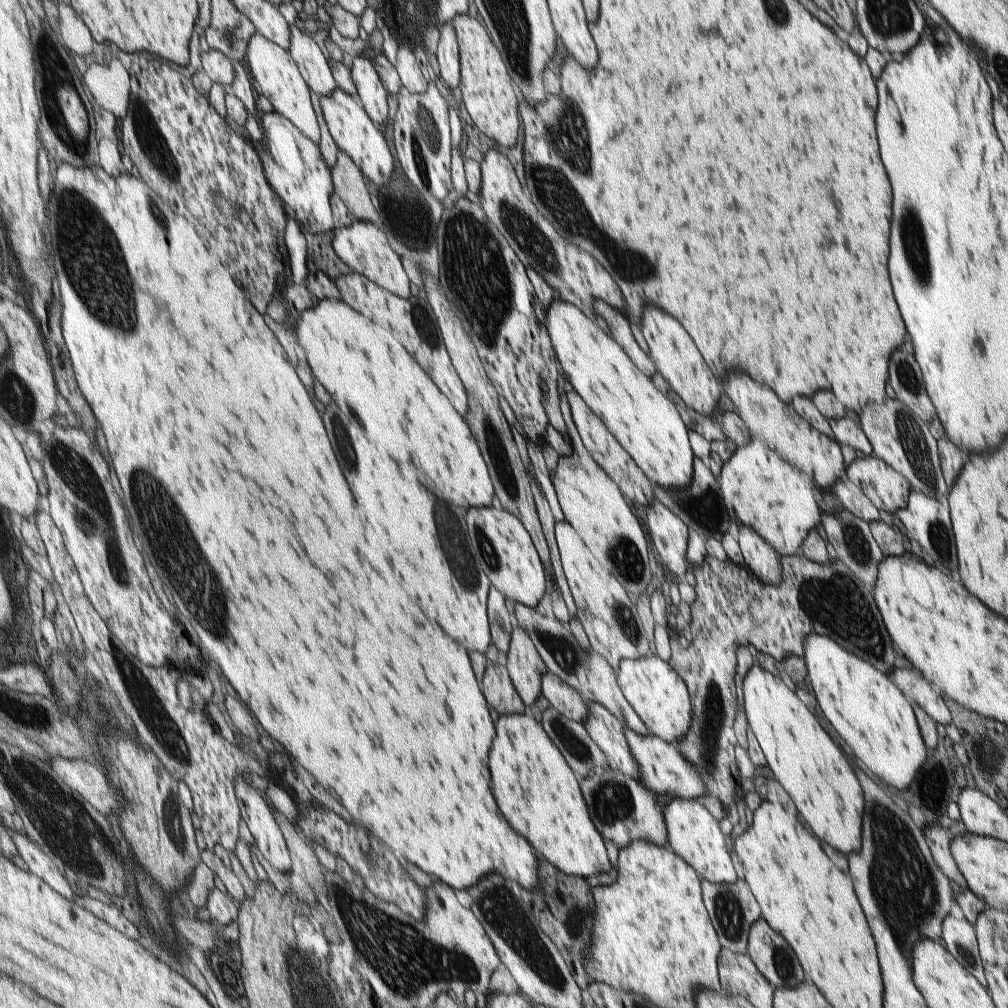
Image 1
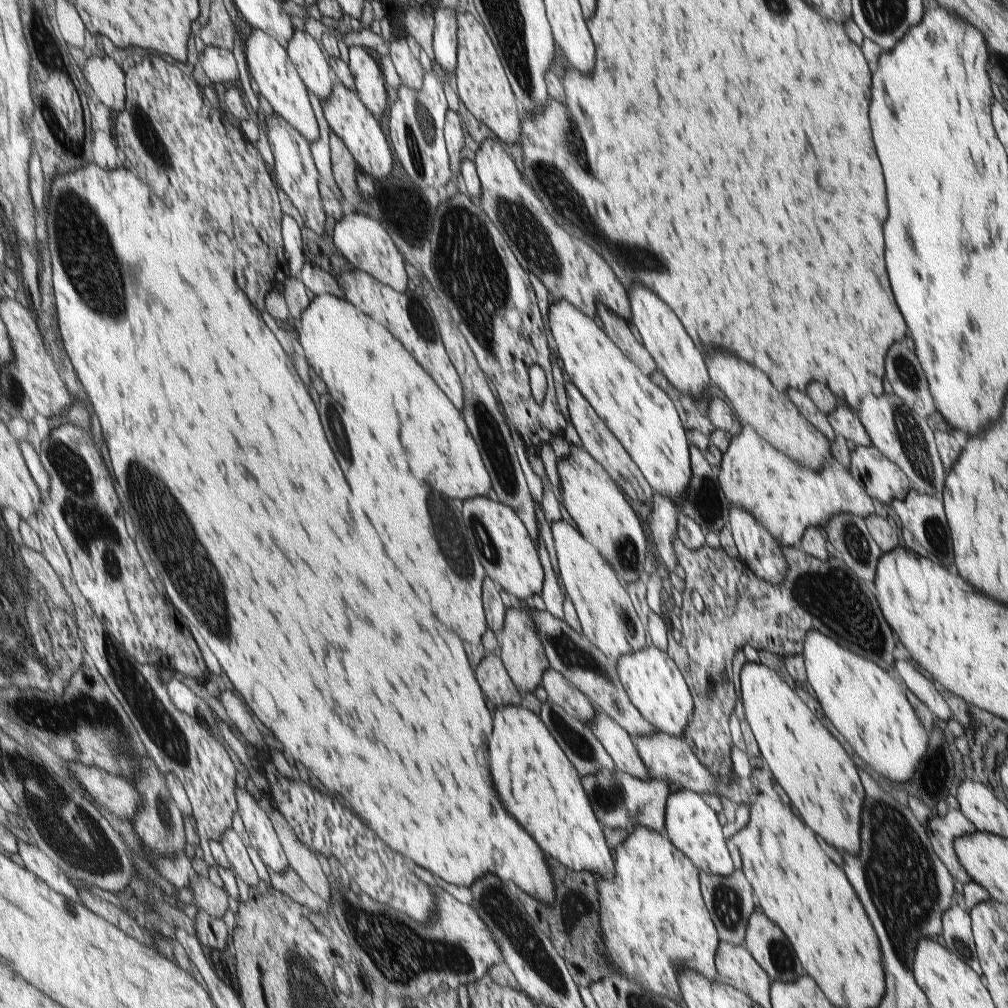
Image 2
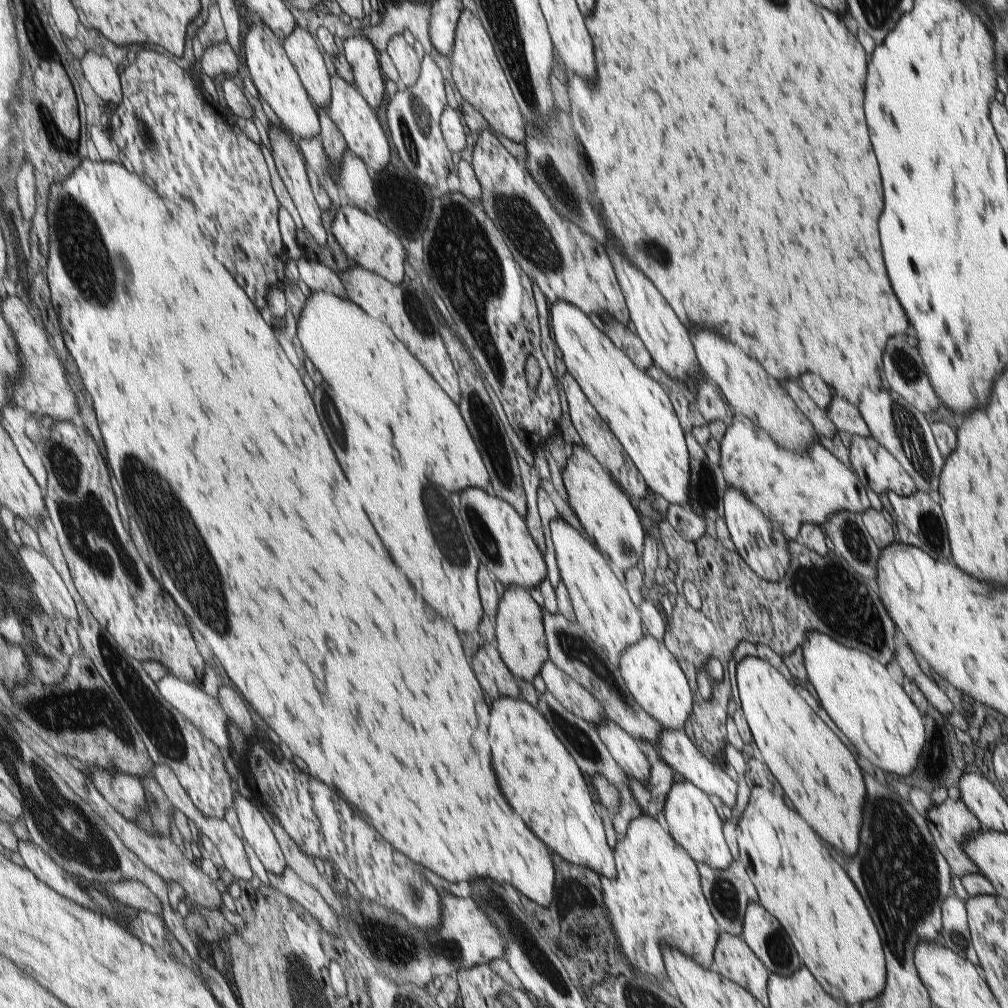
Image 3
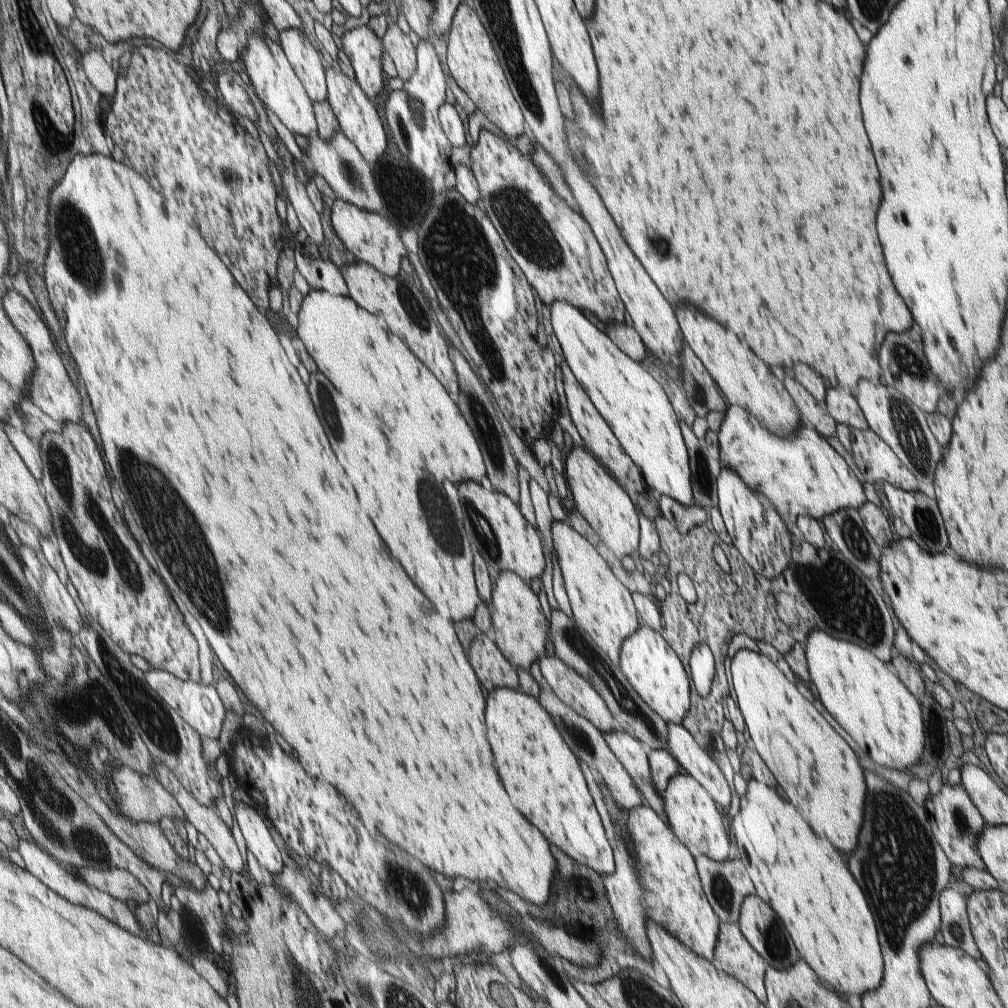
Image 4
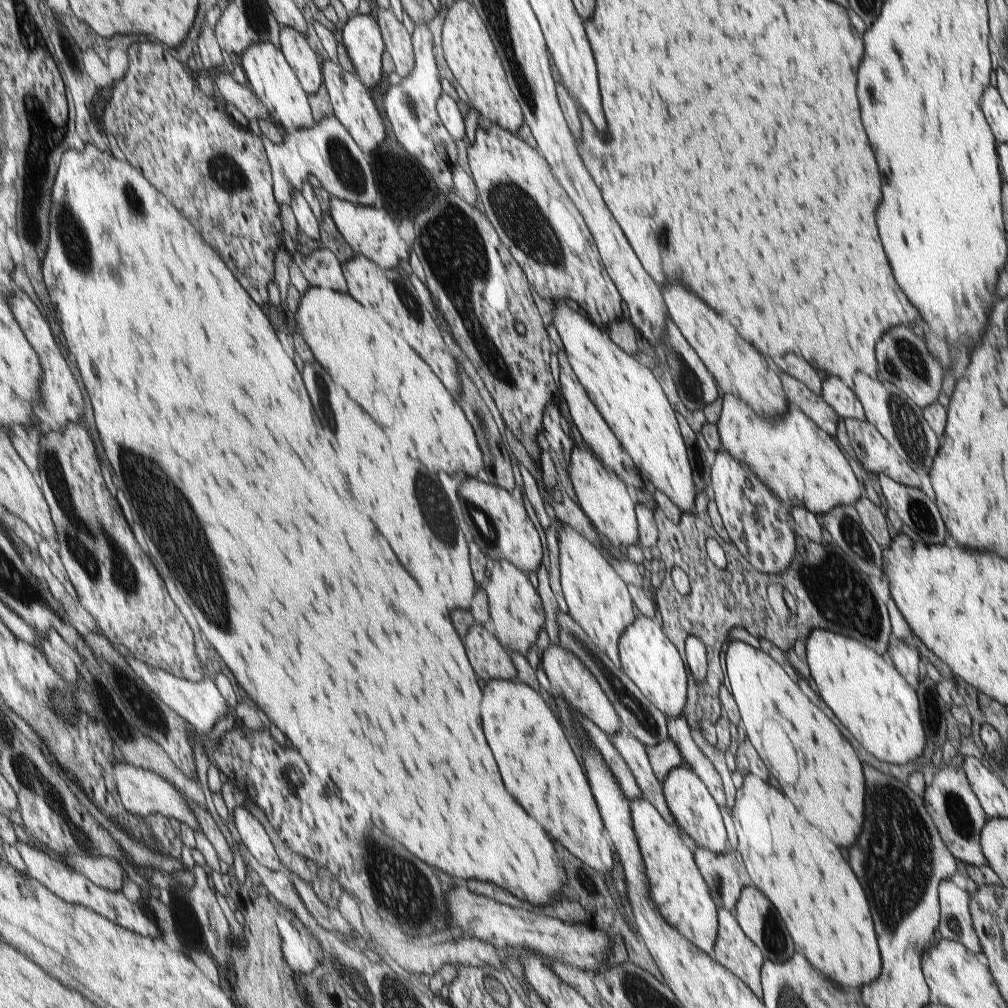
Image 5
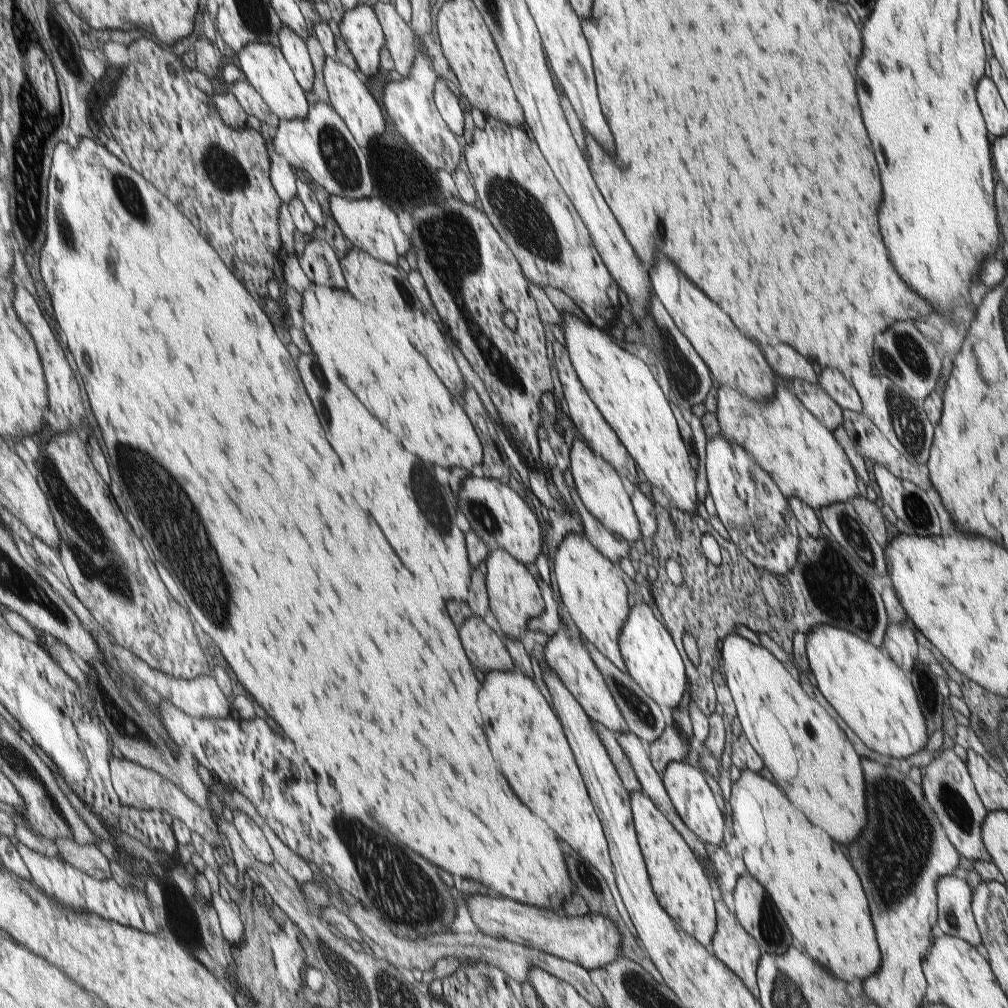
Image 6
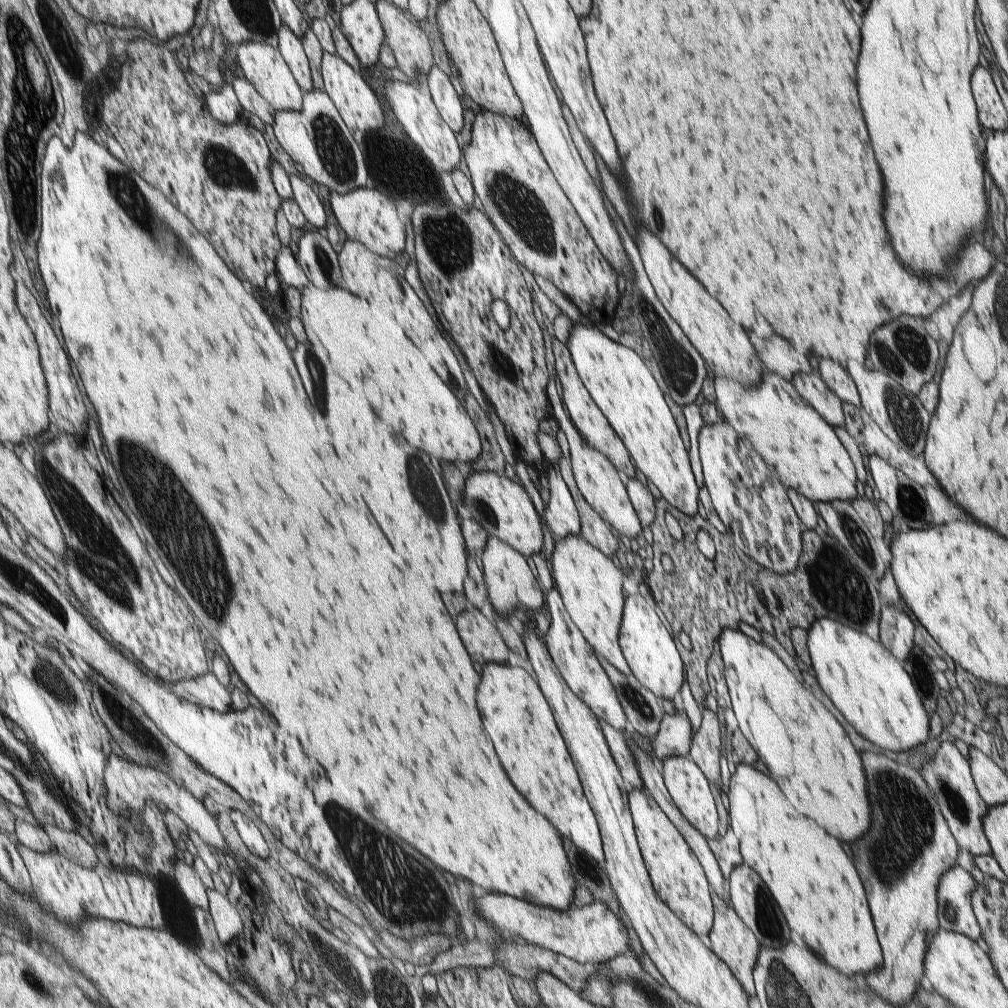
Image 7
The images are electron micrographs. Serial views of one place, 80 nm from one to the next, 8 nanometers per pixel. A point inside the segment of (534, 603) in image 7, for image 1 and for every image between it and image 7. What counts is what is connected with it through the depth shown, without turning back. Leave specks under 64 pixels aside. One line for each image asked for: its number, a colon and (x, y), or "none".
1: (524, 666)
2: (521, 652)
3: (520, 642)
4: (518, 626)
5: (514, 608)
6: (513, 598)

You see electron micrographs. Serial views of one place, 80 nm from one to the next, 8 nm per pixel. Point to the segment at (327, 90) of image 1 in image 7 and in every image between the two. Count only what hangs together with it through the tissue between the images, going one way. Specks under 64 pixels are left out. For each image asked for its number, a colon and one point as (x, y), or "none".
2: (308, 56)
3: (302, 48)
4: (301, 51)
5: (298, 52)
6: (294, 48)
7: (292, 47)

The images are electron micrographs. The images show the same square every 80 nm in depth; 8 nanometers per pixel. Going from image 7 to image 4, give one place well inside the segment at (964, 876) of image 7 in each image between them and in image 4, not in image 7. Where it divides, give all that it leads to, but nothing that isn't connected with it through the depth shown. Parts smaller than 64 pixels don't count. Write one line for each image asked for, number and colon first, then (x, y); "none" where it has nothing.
4: (953, 919)
5: (955, 923)
6: (954, 917)

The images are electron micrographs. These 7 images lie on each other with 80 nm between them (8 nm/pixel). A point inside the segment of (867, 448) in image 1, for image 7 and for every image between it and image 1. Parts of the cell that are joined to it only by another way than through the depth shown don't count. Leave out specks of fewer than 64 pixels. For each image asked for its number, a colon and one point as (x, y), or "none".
2: (844, 422)
3: (845, 417)
4: (842, 407)
5: (834, 391)
6: (839, 389)
7: (835, 378)

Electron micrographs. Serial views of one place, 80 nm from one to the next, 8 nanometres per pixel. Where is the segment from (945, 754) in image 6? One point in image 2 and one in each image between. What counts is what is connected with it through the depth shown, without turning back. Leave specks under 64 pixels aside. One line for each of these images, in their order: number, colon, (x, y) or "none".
2: (941, 831)
3: (951, 823)
4: (956, 825)
5: (950, 803)

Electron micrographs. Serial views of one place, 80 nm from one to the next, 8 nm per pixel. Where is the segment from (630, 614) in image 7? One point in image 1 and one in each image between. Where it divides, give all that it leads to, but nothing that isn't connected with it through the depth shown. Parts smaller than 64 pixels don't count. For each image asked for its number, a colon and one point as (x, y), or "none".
1: (658, 697)
2: (652, 683)
3: (651, 675)
4: (653, 671)
5: (647, 658)
6: (650, 659)

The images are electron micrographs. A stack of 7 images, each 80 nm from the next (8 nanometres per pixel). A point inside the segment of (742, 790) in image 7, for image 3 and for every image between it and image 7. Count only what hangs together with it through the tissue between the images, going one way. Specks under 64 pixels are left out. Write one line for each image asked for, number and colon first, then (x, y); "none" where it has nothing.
3: (806, 891)
4: (806, 885)
5: (810, 886)
6: (817, 894)

